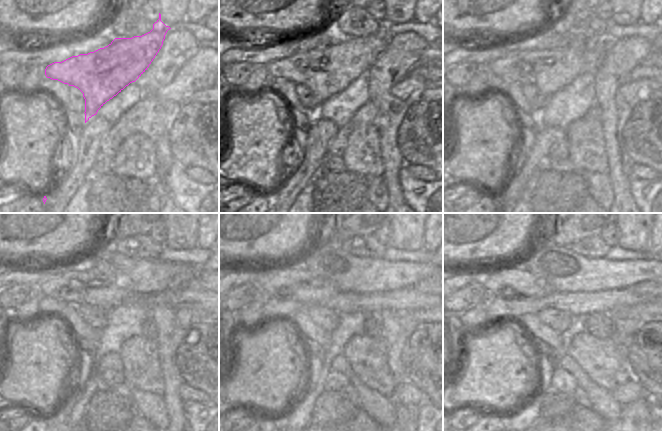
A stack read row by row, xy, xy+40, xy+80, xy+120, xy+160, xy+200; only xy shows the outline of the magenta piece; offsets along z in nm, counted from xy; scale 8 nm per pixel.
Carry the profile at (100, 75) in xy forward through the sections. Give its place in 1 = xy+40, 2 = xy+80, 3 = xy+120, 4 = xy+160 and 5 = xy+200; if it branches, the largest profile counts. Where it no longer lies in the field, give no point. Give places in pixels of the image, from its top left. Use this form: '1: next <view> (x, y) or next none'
1: next xy+40 (326, 71)
2: next xy+80 (549, 70)
3: next xy+120 (92, 287)
4: next xy+160 (287, 282)
5: next xy+200 (513, 280)

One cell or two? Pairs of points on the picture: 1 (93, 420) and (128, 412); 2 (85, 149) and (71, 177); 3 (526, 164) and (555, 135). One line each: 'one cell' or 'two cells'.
1: one cell
2: one cell
3: one cell

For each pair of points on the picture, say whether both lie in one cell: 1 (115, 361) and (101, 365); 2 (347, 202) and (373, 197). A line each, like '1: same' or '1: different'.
1: same
2: different

